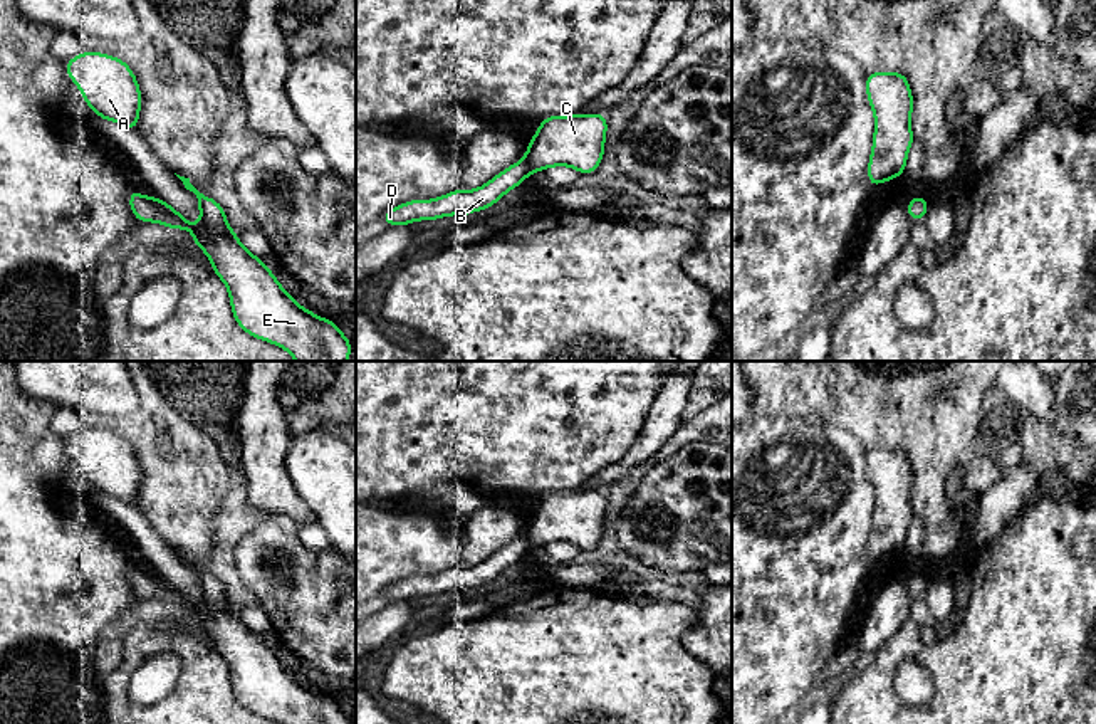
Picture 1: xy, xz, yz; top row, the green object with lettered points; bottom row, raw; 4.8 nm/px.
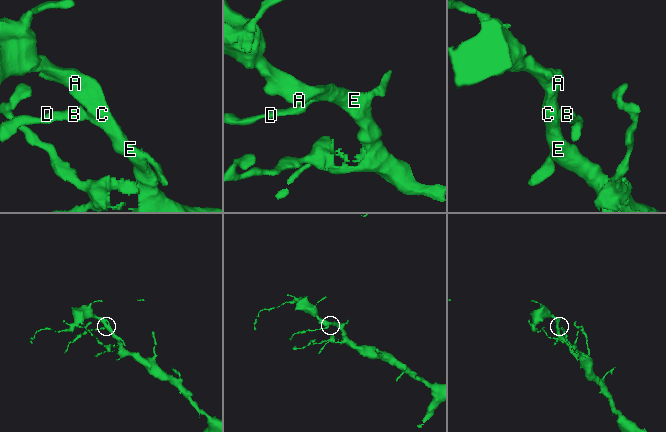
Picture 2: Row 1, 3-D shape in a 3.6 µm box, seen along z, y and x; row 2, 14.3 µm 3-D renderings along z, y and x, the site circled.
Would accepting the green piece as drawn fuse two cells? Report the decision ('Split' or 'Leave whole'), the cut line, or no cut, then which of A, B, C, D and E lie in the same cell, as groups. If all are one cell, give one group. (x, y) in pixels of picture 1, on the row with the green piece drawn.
Leave whole. No split. Groups: A B C D E

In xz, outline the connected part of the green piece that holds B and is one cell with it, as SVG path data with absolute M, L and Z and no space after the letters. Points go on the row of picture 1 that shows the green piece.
M603 113L542 118L535 136L529 139L524 158L480 188L453 190L433 200L410 200L388 210L381 220L391 227L480 212L492 207L534 171L551 166L571 166L581 175L592 173L604 155L606 131L608 121Z

